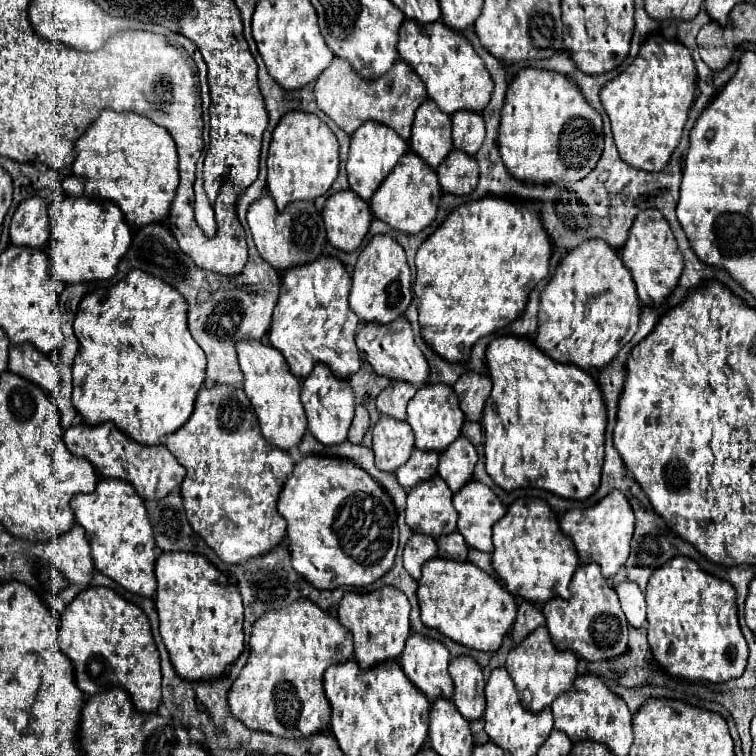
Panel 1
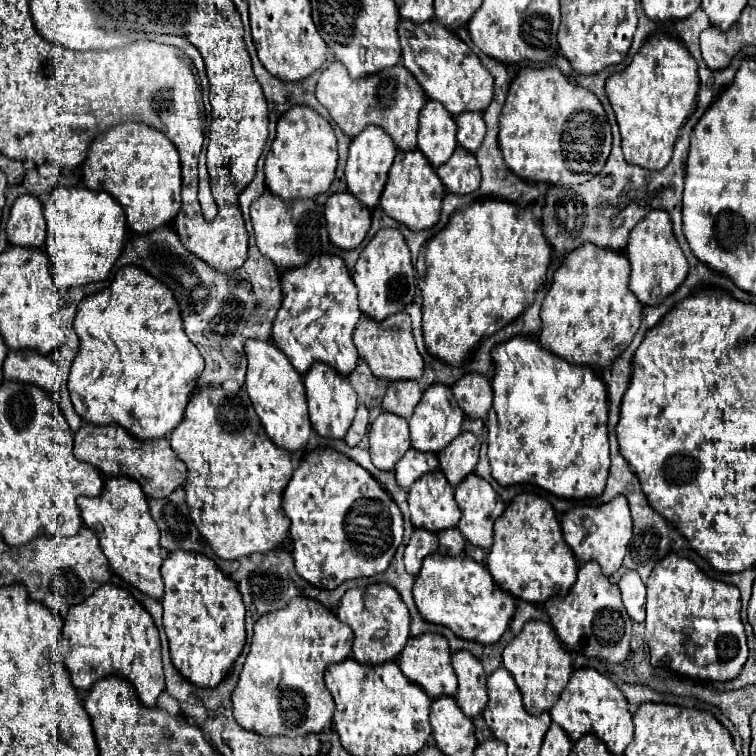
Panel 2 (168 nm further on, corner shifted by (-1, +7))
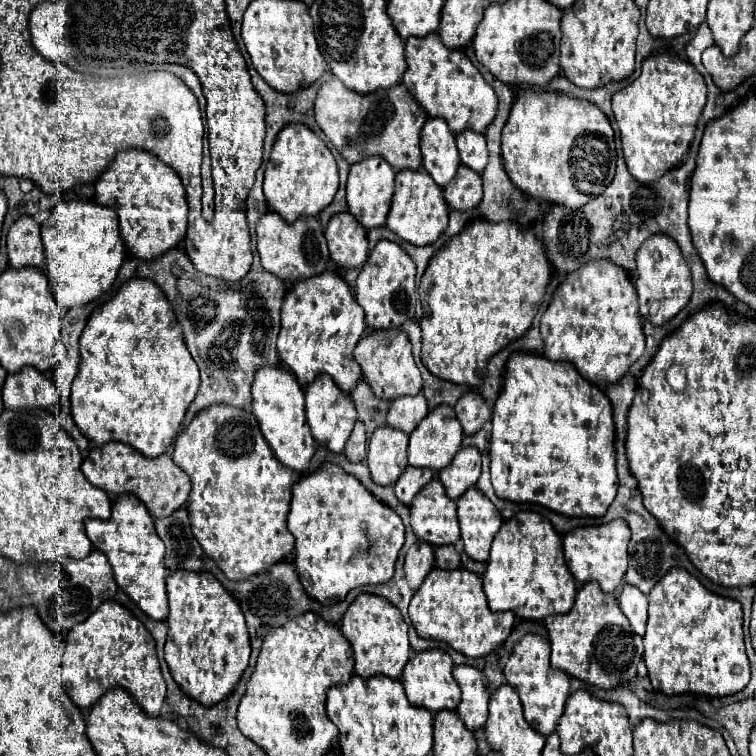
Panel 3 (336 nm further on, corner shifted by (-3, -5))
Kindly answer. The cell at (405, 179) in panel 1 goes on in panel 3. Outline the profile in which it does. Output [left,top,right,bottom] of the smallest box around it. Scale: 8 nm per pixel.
[386,170,450,246]

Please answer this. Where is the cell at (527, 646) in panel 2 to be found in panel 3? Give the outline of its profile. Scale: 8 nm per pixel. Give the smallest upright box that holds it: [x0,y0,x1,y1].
[504,634,570,736]

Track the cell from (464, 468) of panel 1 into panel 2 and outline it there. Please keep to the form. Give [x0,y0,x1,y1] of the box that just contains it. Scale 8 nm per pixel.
[438,432,480,486]

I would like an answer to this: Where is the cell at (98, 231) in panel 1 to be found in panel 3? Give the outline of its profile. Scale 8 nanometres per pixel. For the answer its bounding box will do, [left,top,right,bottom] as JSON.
[42,200,127,310]

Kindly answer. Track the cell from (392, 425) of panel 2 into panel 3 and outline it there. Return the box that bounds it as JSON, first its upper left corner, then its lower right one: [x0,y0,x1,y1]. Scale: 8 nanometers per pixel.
[366,426,408,486]

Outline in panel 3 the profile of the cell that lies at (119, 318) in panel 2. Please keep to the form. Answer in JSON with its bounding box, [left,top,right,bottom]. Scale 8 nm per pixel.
[70,278,200,458]

